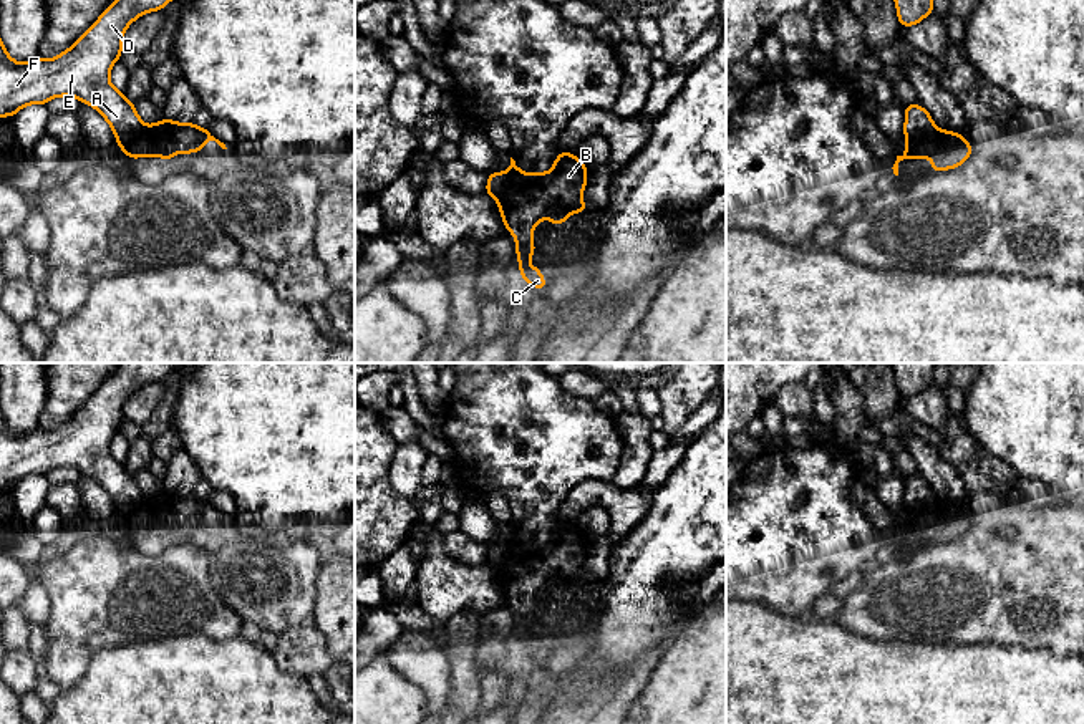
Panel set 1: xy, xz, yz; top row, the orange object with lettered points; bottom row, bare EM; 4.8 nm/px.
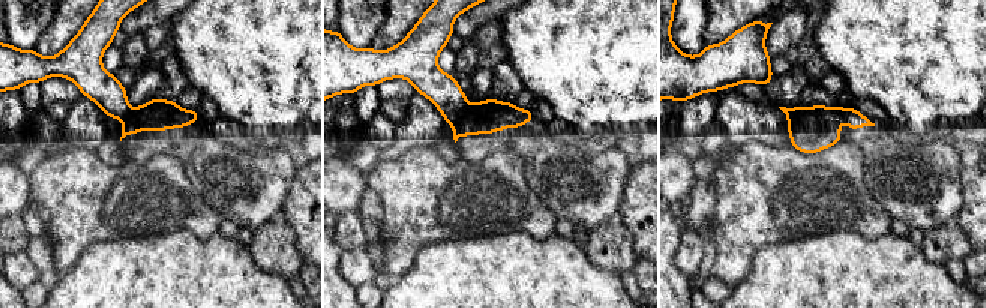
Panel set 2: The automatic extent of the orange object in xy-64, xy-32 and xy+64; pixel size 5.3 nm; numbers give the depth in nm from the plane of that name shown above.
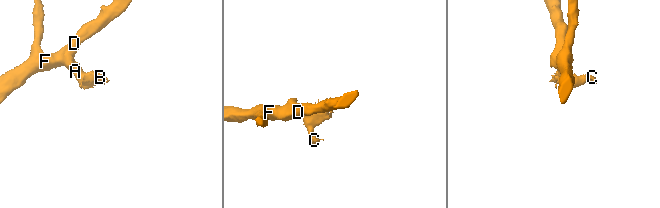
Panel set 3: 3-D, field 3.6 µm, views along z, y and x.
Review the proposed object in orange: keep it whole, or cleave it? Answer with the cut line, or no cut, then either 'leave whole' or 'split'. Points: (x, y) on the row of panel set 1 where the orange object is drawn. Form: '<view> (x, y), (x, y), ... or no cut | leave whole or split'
xz (508, 171), (504, 193), (498, 201) | split

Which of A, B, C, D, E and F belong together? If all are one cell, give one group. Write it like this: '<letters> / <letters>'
A D E F / B C

